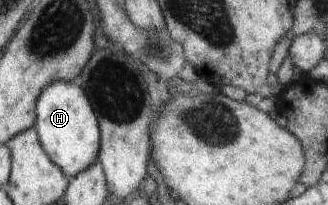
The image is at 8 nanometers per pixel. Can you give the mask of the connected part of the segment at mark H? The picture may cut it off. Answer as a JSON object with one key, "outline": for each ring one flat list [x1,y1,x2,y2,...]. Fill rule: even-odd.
{"outline":[[58,81,58,83,51,84,38,100,37,121,34,128,38,129,42,148,46,150,46,154,67,176,74,177,79,172,83,172,91,167,91,165,97,163,99,139,101,139,101,137,99,137,99,125,97,125,97,117,95,117,95,113,93,113,92,105,89,103,84,89,81,89,79,85,75,85,75,83,71,83,71,81]]}

